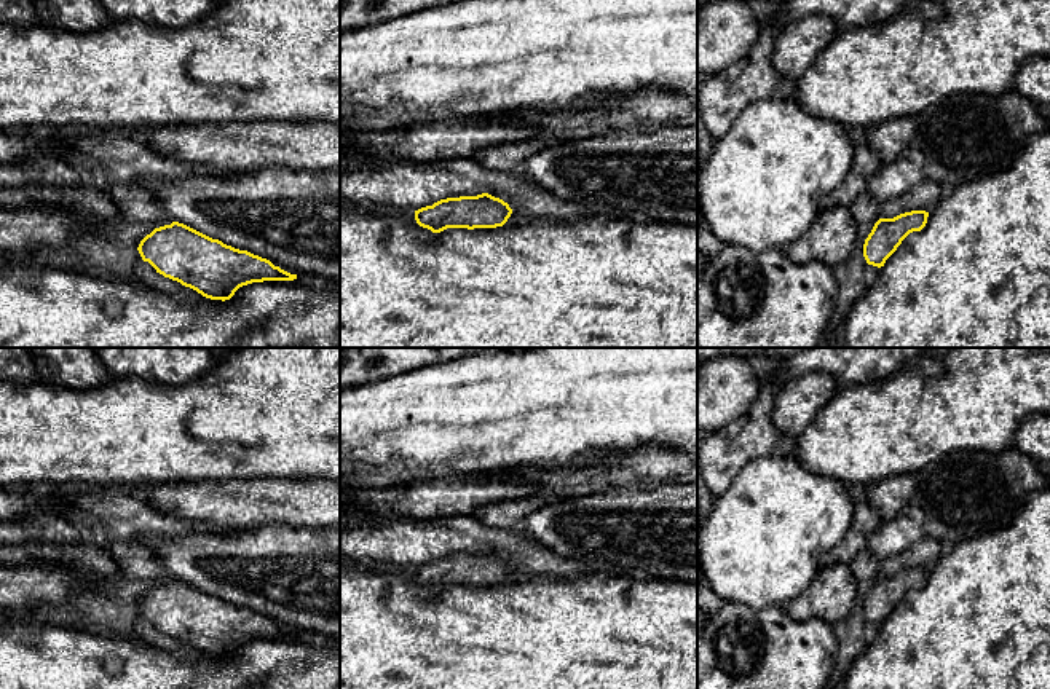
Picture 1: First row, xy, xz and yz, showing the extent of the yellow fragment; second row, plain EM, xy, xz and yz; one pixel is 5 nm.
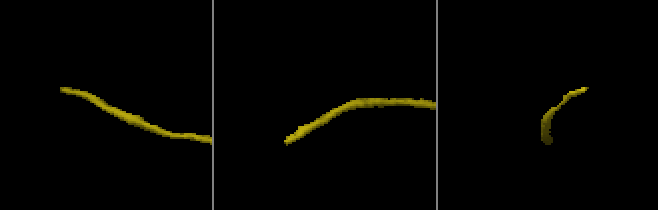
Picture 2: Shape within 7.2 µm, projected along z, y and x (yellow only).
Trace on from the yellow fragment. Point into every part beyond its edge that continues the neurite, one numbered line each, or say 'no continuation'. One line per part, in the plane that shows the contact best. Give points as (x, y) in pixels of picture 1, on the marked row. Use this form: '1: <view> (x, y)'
no continuation

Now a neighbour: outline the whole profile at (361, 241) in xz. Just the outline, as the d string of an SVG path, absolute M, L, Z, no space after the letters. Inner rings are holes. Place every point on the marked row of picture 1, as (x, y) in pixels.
M346 206L340 214L340 348L697 348L697 225L646 222L621 215L598 214L573 222L536 220L525 225L504 223L496 228L447 228L432 233L415 220L409 209L383 209L377 206Z

